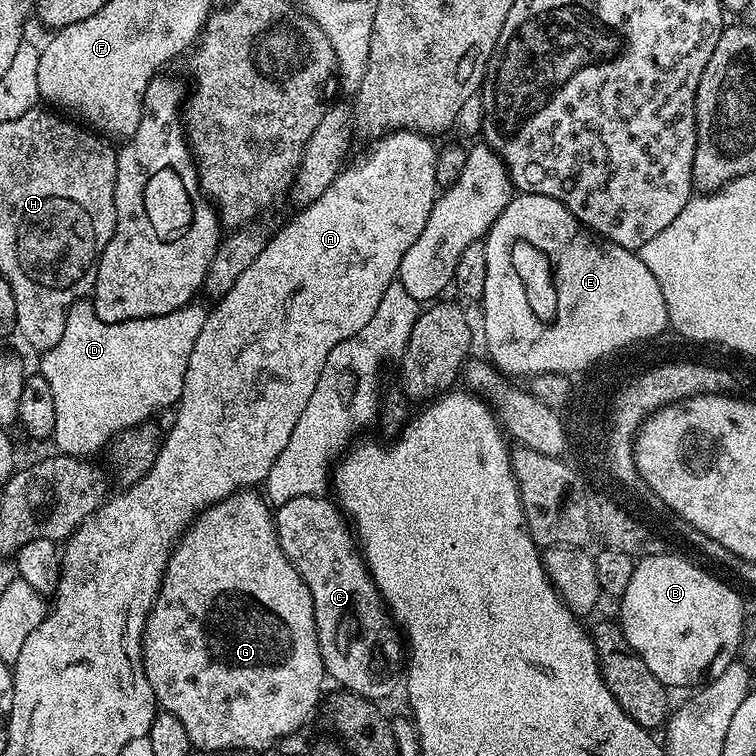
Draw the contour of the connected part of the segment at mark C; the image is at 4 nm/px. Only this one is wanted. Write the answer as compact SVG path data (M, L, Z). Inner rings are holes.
M327 495L290 498L290 502L282 502L275 509L274 519L282 554L290 558L294 570L298 570L302 582L306 582L306 590L310 590L312 595L314 622L325 673L331 679L333 676L345 692L384 702L401 683L406 668L406 644L391 612L384 607L379 590L374 586L351 523Z

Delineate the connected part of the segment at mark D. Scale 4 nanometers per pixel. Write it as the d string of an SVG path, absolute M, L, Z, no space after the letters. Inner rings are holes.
M77 302L68 312L66 330L58 346L48 349L39 357L39 375L50 382L54 394L54 430L51 439L65 456L87 457L88 452L103 449L113 438L125 432L127 428L138 428L151 421L155 412L163 408L171 409L182 394L182 382L186 378L186 362L190 362L190 350L202 334L208 312L193 302L170 314L151 316L145 320L127 320L117 324L107 324L96 316L91 303Z

